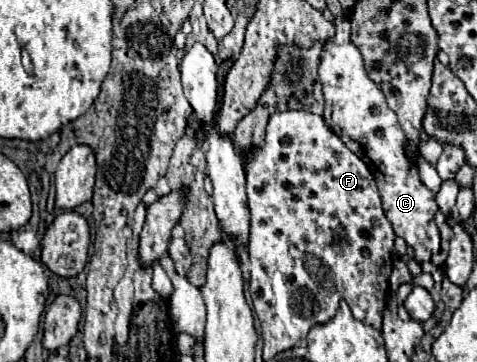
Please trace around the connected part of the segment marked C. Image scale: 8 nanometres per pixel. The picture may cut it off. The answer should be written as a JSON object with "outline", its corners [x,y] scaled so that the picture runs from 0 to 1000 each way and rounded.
{"outline":[[[702,50],[702,105],[677,127],[669,221],[681,265],[681,343],[715,381],[715,392],[761,436],[790,503],[803,580],[832,652],[841,652],[866,691],[870,718],[899,724],[920,696],[920,630],[912,619],[916,558],[912,536],[887,514],[874,453],[849,420],[849,370],[832,343],[832,320],[811,298],[803,254],[774,221],[757,144],[736,116],[736,66],[727,50]]]}

